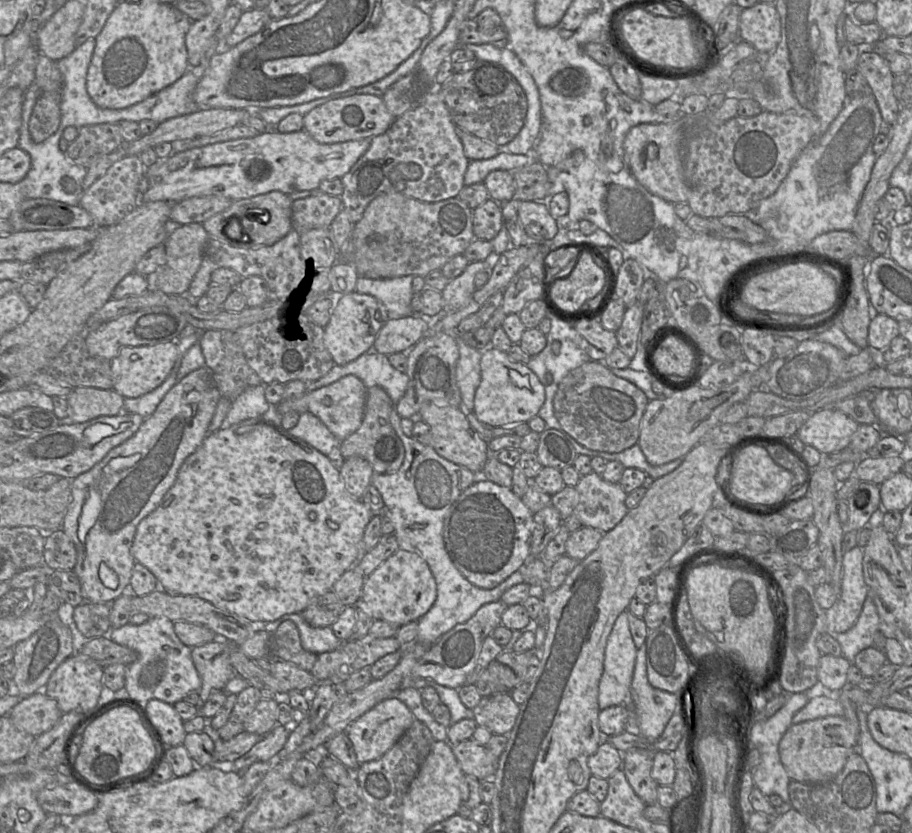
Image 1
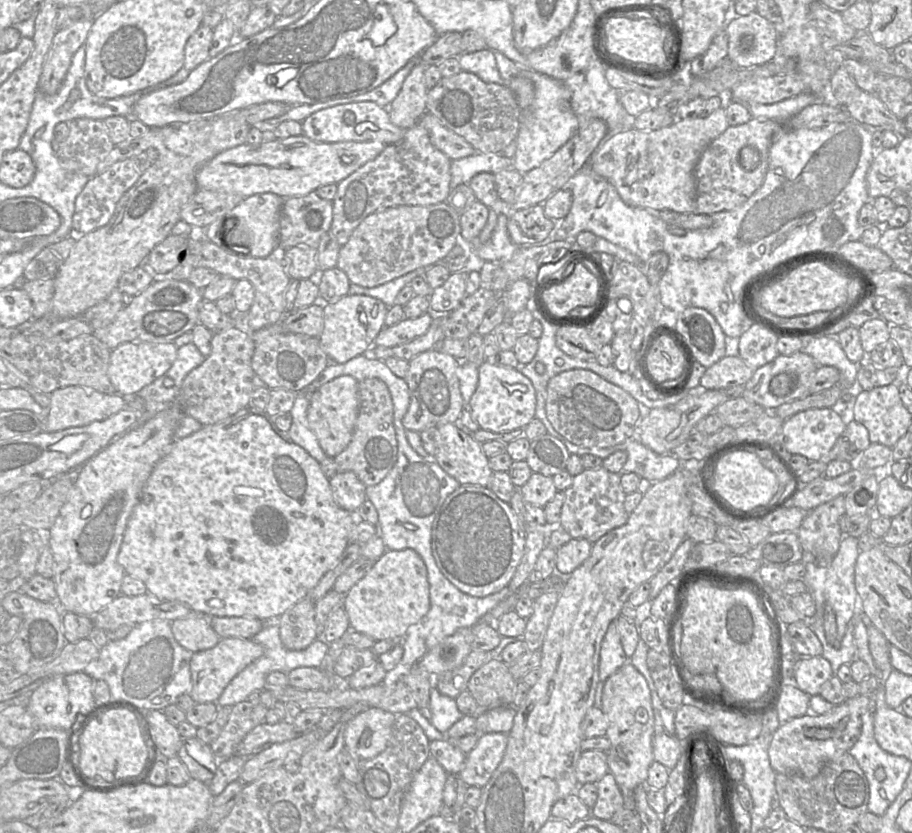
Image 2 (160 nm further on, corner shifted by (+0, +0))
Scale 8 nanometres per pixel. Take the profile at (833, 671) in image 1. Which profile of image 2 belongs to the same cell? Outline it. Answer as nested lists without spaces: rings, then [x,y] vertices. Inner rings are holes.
[[[823,656],[802,657],[795,665],[795,685],[809,696],[817,695],[833,674],[831,664]]]

